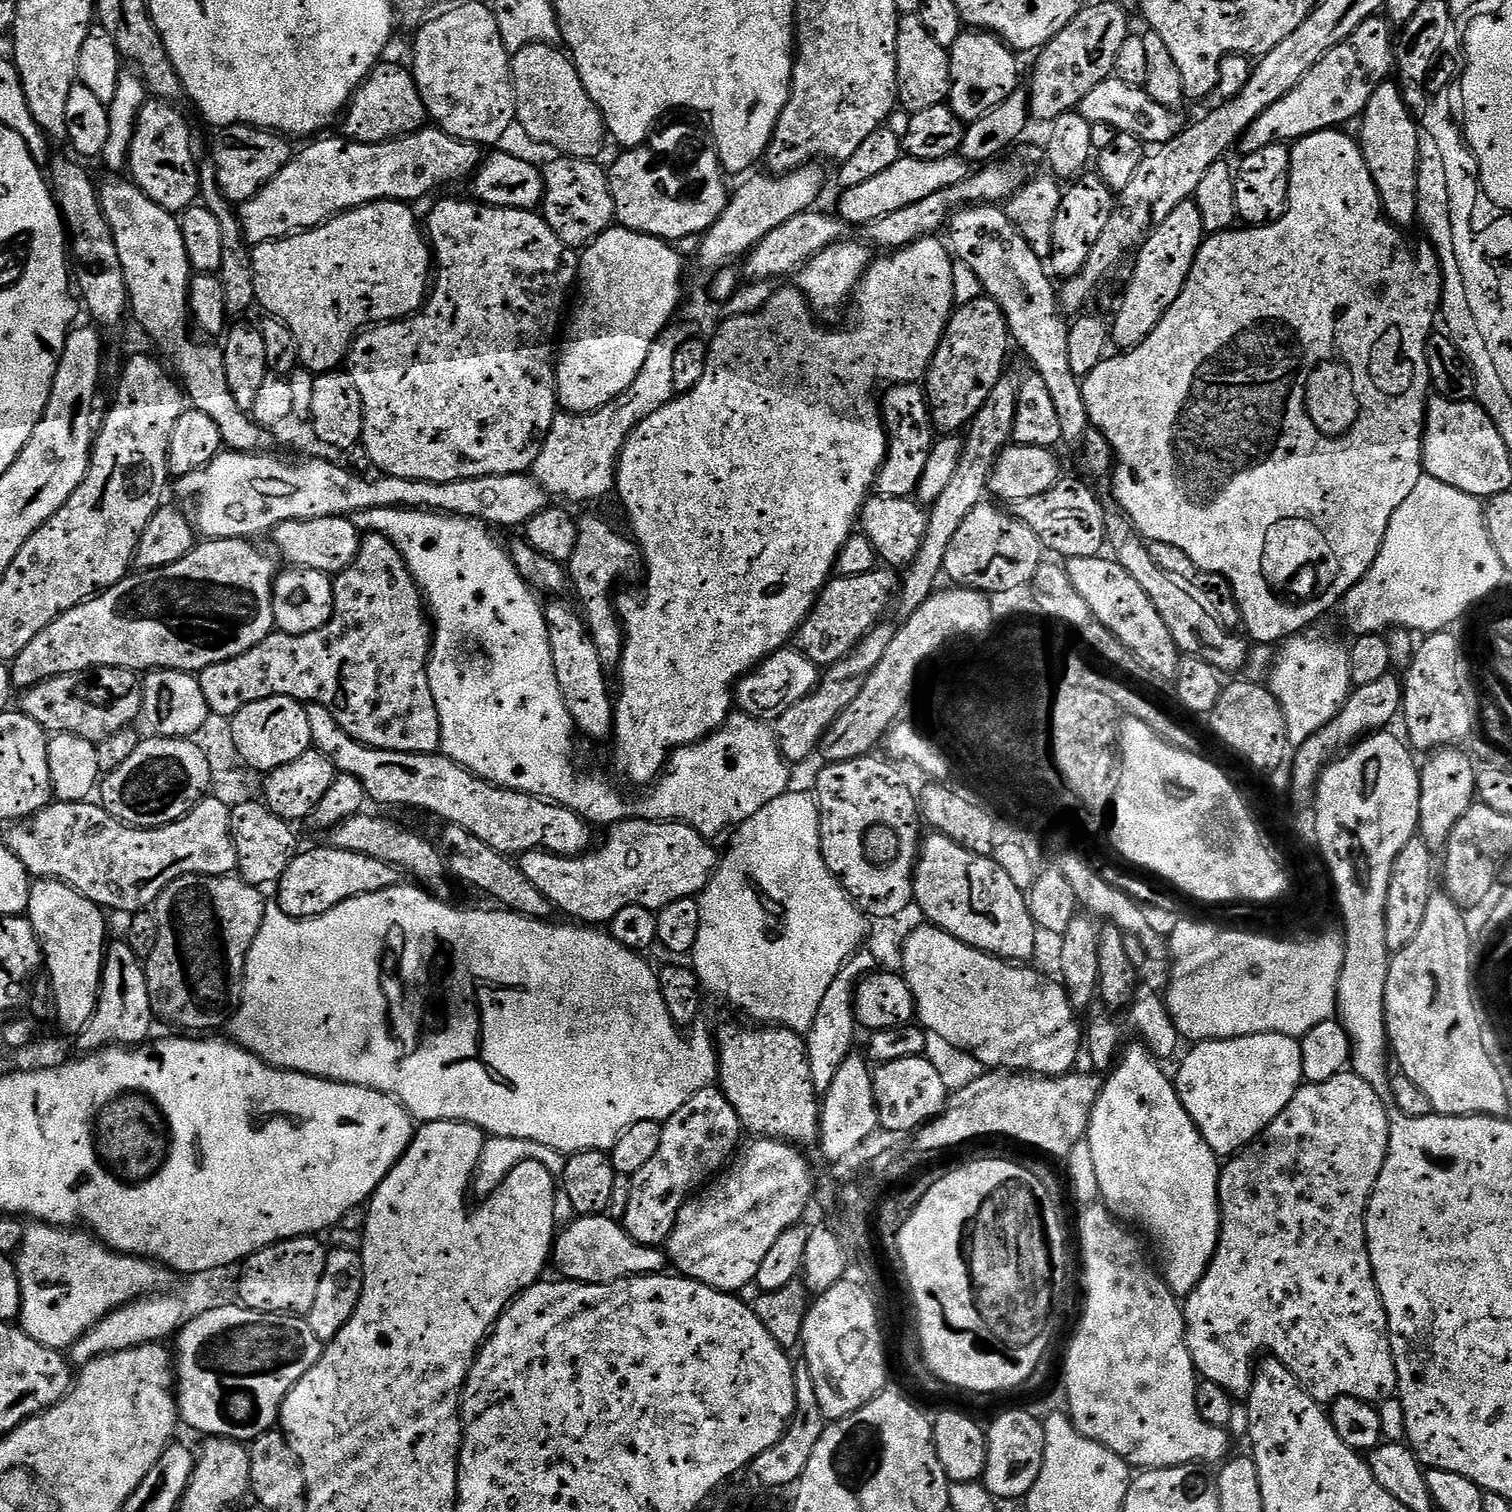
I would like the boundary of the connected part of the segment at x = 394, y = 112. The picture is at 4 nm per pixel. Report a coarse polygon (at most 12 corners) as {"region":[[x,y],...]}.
{"region":[[377,64],[348,101],[343,139],[426,127],[411,67]]}

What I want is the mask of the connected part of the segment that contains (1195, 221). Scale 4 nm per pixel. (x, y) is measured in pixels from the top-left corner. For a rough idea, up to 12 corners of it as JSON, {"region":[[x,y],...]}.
{"region":[[1183,200],[1135,253],[1136,273],[1110,340],[1150,338],[1178,302],[1205,239]]}

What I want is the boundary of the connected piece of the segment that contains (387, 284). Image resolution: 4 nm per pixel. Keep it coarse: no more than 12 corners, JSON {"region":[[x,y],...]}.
{"region":[[403,200],[252,248],[256,304],[313,374],[434,276]]}

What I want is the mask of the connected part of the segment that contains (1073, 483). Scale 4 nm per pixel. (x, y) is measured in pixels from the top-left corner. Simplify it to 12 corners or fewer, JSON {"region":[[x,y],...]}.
{"region":[[1061,478],[1010,504],[1049,553],[1101,555],[1105,505]]}

